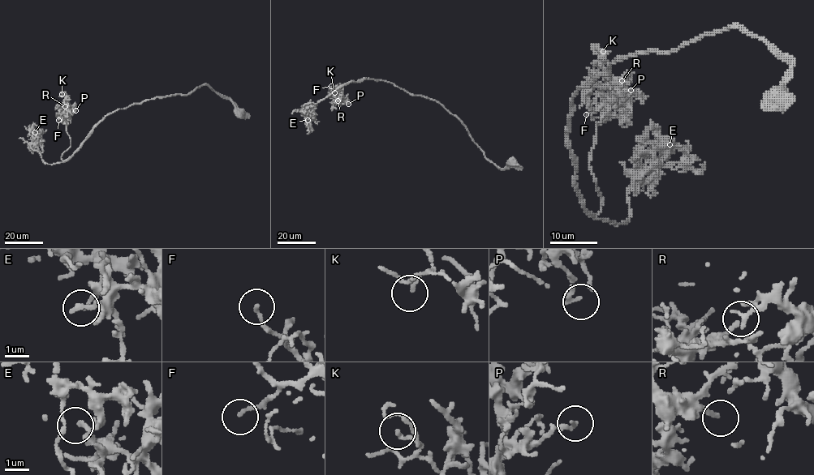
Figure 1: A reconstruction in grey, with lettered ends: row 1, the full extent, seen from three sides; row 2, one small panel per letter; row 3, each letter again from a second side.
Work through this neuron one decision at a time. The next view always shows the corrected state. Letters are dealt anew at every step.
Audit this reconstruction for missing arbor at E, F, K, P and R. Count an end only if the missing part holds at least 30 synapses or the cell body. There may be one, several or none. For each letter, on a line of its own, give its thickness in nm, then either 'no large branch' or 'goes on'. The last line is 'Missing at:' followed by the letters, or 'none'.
E: 170 nm | goes on
F: 130 nm | no large branch
K: 160 nm | no large branch
P: 190 nm | no large branch
R: 160 nm | no large branch
Missing at: E

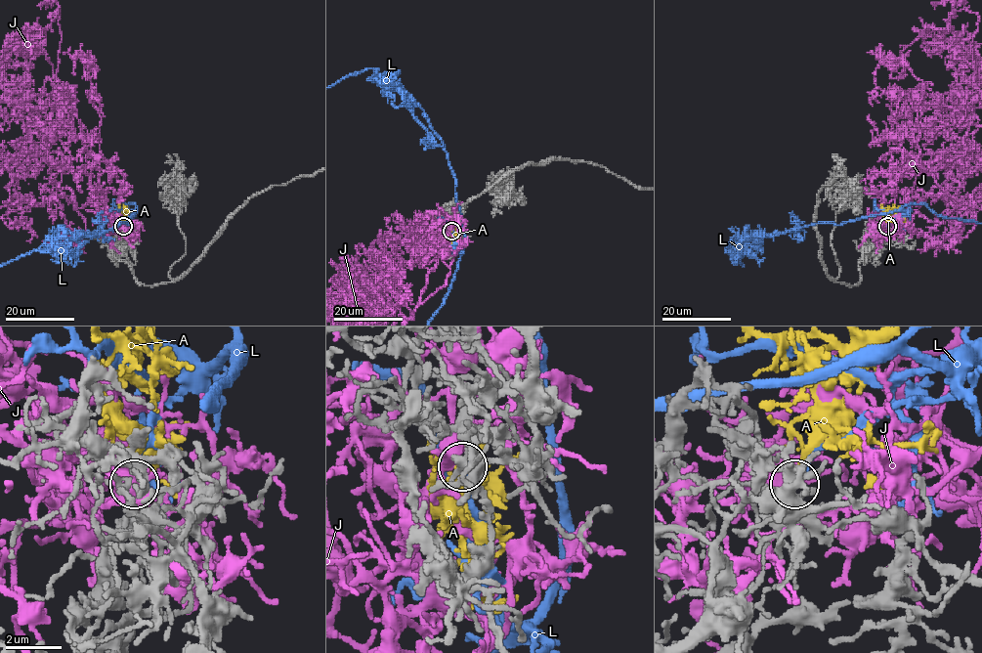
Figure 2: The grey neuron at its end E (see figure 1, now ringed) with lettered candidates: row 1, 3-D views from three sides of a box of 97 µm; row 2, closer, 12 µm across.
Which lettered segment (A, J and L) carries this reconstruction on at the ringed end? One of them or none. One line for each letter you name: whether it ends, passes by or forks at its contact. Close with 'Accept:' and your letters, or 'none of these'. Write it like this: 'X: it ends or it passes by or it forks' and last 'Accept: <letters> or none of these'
A: it ends
Accept: A

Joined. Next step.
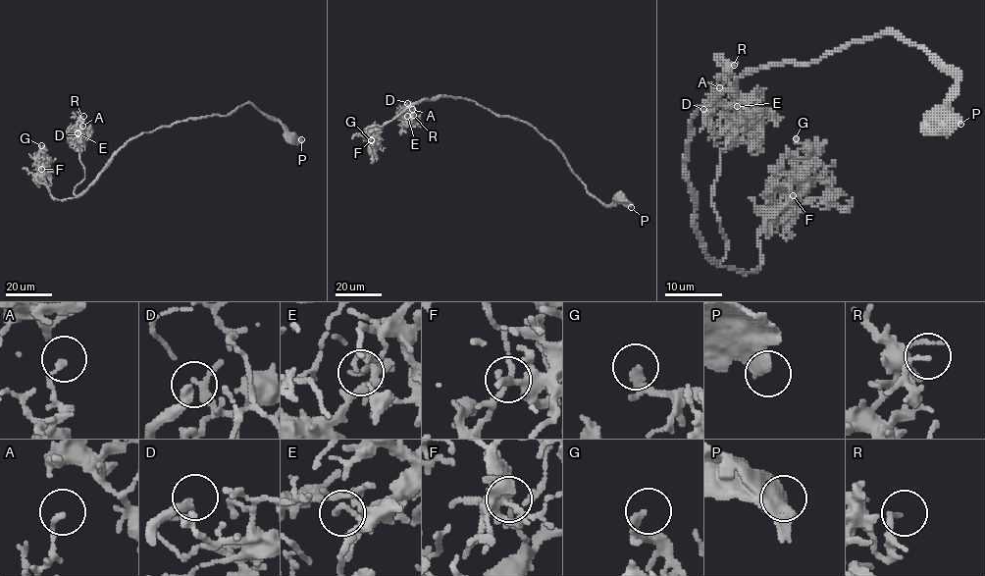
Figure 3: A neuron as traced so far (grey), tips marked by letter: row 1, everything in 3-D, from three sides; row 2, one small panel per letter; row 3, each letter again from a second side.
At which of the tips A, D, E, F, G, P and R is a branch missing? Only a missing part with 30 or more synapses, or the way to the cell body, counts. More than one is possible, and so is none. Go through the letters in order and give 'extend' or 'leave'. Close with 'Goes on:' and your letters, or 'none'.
A: leave
D: leave
E: leave
F: leave
G: extend
P: leave
R: leave
Goes on: G

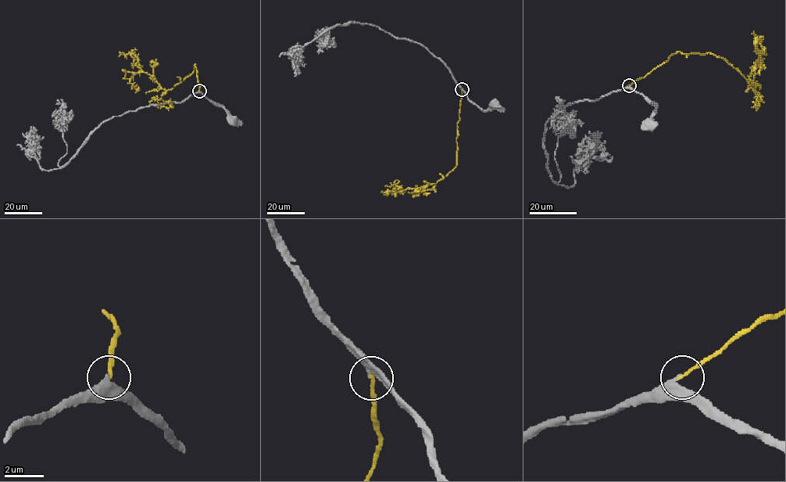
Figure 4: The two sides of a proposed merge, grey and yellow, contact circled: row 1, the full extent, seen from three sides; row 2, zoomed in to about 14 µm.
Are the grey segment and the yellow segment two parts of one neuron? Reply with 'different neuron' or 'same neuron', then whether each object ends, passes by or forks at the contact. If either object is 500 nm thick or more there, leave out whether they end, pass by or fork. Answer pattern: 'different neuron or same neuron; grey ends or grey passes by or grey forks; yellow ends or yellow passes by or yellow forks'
same neuron; grey passes by; yellow ends

